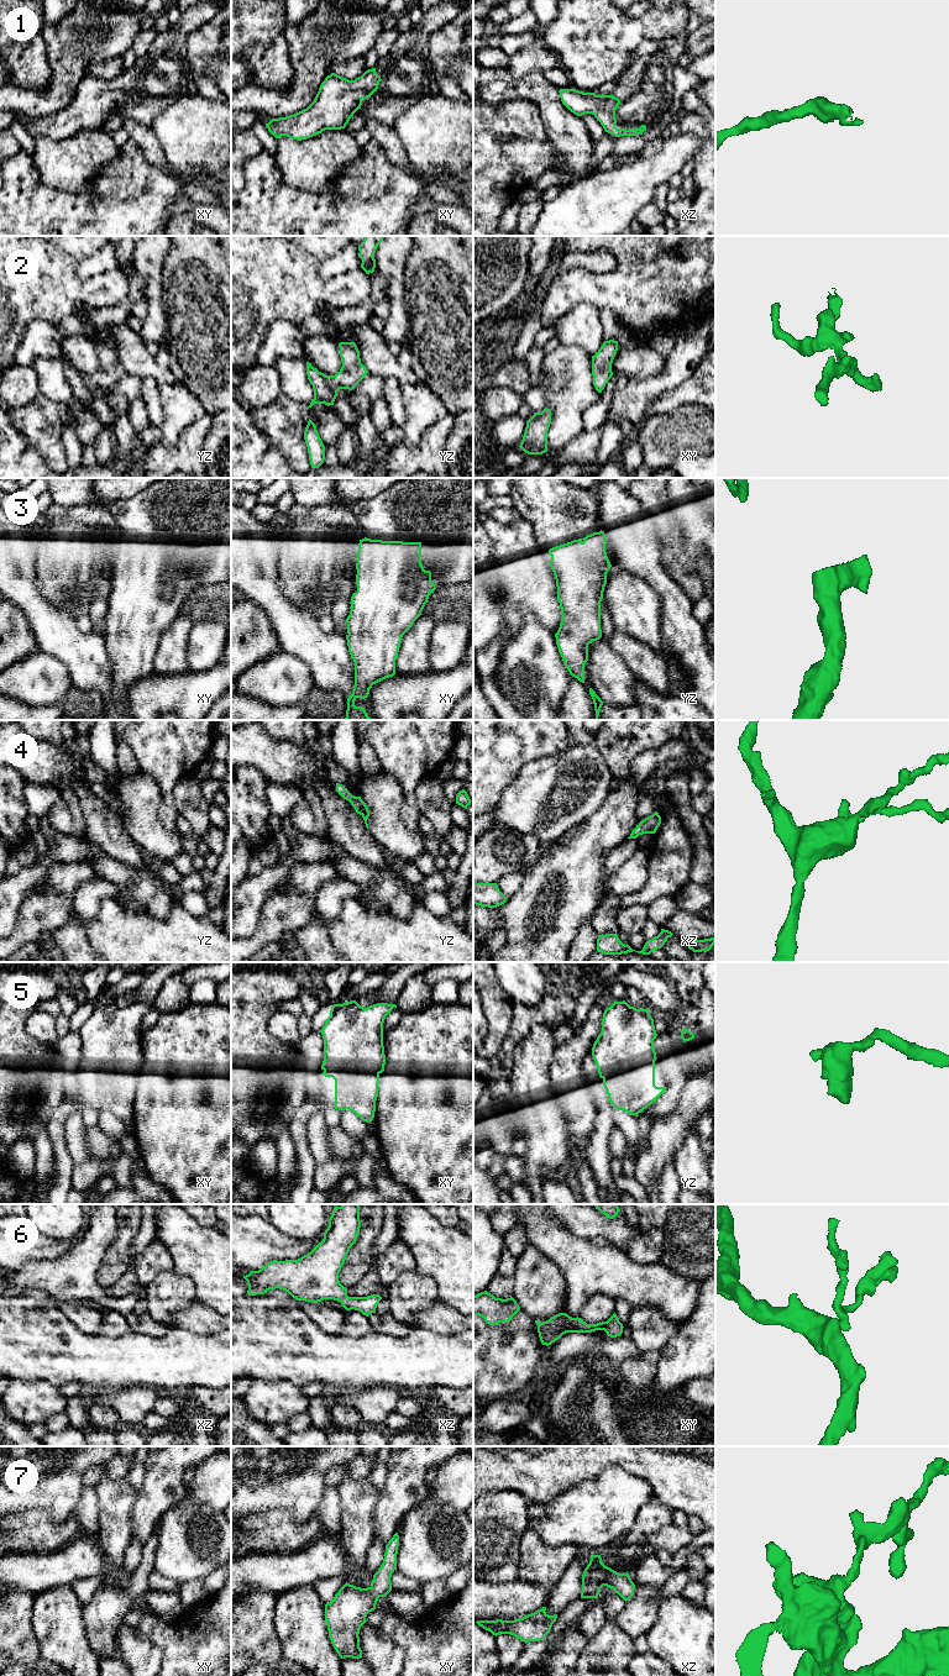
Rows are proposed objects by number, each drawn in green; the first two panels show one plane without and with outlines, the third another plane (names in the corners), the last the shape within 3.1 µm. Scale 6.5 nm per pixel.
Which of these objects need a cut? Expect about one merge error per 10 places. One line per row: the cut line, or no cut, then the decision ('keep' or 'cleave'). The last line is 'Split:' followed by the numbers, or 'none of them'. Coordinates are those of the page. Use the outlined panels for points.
1: no cut | keep
2: no cut | keep
3: no cut | keep
4: no cut | keep
5: no cut | keep
6: no cut | keep
7: no cut | keep
Split: none of them

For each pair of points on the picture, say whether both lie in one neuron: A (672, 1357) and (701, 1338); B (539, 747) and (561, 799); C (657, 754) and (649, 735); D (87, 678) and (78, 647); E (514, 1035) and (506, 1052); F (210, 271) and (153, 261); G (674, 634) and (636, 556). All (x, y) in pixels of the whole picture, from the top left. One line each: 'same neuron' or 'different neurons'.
A: same neuron
B: different neurons
C: different neurons
D: same neuron
E: same neuron
F: different neurons
G: same neuron

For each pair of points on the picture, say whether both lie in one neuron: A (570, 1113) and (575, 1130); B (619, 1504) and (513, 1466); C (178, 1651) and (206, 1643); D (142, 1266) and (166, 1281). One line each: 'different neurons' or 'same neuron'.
A: same neuron
B: different neurons
C: same neuron
D: different neurons

